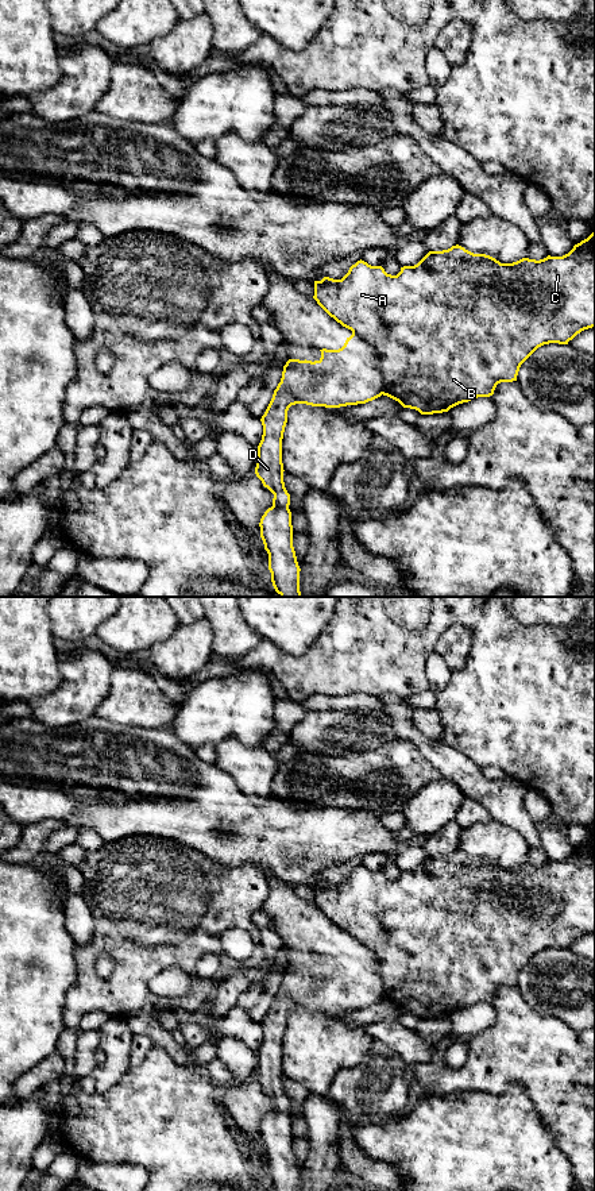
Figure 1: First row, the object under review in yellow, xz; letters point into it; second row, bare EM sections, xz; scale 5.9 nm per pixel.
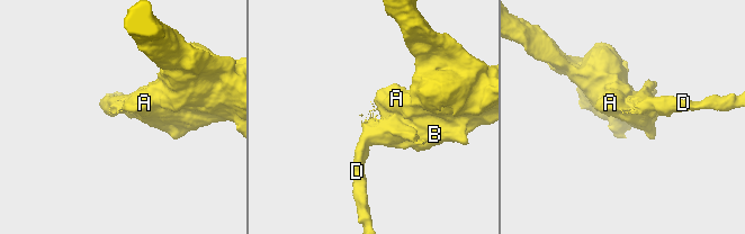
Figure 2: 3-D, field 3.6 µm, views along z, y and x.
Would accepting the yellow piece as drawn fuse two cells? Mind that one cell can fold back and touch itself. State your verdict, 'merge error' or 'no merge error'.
merge error

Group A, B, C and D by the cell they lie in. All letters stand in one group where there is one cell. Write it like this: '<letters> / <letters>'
A B C / D

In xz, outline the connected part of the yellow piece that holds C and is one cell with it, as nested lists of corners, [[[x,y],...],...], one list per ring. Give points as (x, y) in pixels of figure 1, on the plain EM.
[[[595,836],[563,862],[548,860],[536,866],[522,863],[513,868],[501,868],[486,859],[474,859],[456,849],[443,856],[429,856],[417,870],[403,871],[397,880],[387,879],[382,871],[371,871],[364,866],[352,870],[341,884],[324,882],[314,886],[317,909],[337,928],[367,947],[380,963],[385,983],[383,1001],[398,1006],[403,1013],[418,1015],[421,1020],[448,1017],[451,1013],[478,1002],[490,1002],[501,987],[517,986],[521,970],[541,951],[549,948],[568,949],[577,938],[595,932]]]

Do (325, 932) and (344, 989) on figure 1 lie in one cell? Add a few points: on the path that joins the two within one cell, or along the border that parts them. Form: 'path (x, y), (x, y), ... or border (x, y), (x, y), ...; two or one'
path (333, 945), (344, 960), (344, 975); one

